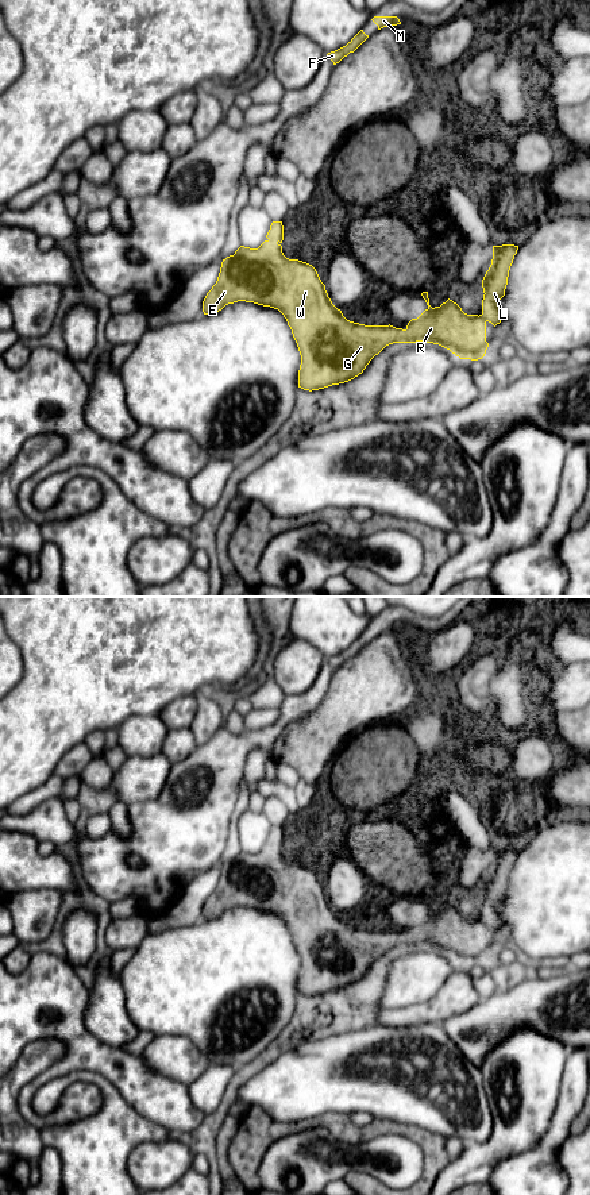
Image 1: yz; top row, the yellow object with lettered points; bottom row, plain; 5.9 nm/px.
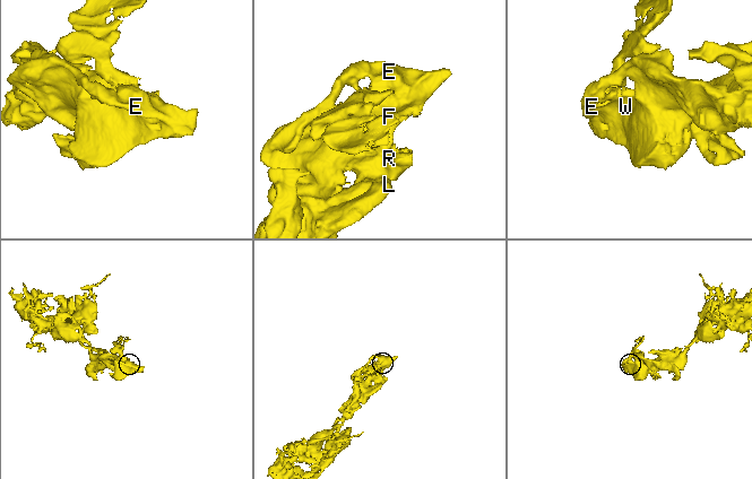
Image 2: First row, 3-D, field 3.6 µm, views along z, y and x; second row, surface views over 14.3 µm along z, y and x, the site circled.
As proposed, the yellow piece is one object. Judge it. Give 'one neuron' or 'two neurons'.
one neuron

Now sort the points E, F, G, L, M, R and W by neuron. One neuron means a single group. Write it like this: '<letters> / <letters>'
E F G L M R W

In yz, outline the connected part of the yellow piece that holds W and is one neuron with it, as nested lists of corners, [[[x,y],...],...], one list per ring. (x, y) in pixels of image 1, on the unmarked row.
[[[273,826],[266,843],[258,853],[240,851],[234,860],[223,864],[217,886],[203,906],[203,917],[212,920],[238,906],[278,914],[286,924],[301,960],[298,992],[309,997],[354,984],[363,978],[375,960],[393,948],[433,948],[450,955],[460,964],[482,964],[489,952],[486,928],[495,932],[502,925],[498,906],[505,901],[509,875],[518,855],[514,849],[493,851],[491,870],[482,884],[485,899],[479,921],[464,918],[450,903],[440,911],[432,913],[428,897],[423,897],[421,901],[428,913],[402,934],[390,929],[365,930],[347,925],[332,909],[316,874],[306,867],[284,860],[282,826]]]

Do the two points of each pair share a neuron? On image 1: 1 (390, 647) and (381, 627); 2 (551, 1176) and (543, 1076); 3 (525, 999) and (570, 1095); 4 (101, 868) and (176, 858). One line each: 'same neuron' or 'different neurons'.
1: different neurons
2: different neurons
3: different neurons
4: same neuron

